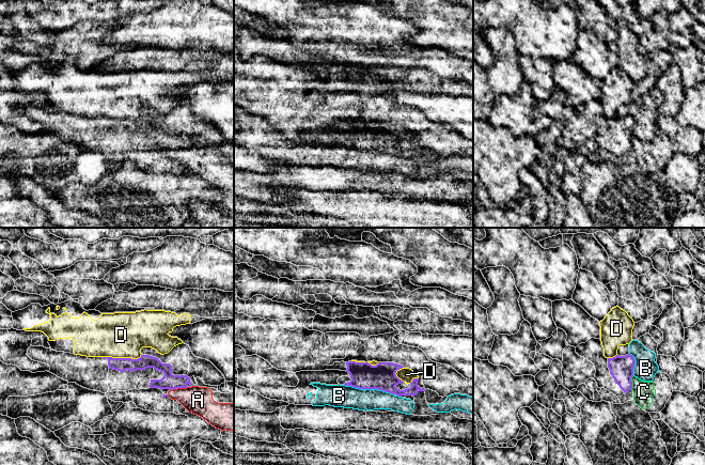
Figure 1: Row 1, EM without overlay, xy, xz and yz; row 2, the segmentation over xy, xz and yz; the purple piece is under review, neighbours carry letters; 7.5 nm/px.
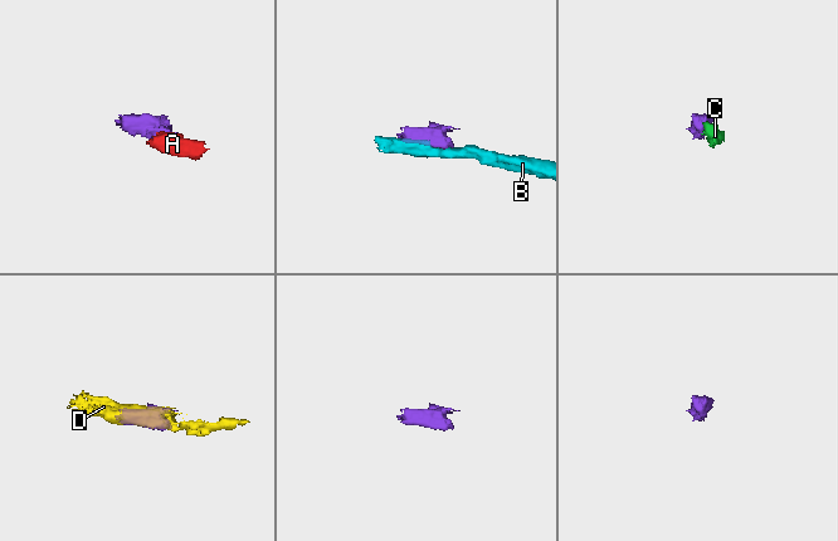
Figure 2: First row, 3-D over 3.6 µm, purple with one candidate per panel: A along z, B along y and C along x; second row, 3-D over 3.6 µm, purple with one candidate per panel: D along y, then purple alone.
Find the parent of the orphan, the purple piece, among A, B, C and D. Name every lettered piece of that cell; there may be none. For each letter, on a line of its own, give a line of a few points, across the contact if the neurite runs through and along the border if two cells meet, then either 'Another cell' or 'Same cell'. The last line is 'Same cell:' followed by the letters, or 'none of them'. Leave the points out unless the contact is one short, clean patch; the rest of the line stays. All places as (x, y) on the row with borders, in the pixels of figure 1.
A: Line: xy (187, 386), (170, 390). Another cell
B: Another cell
C: Line: yz (633, 375), (630, 389). Another cell
D: Another cell
Same cell: none of them

